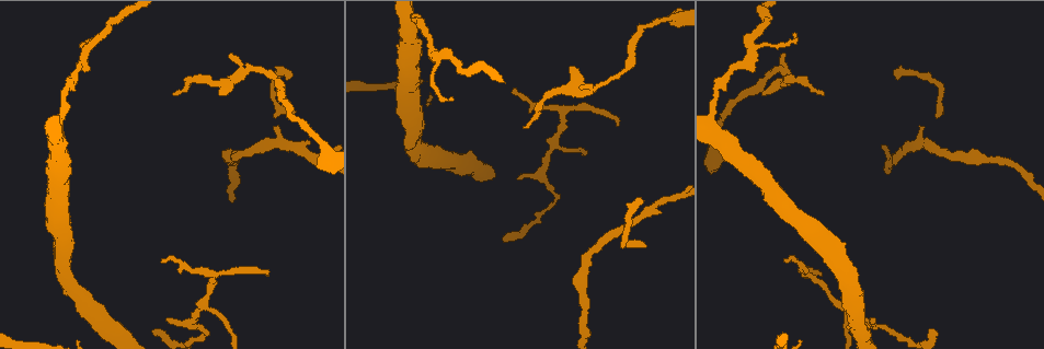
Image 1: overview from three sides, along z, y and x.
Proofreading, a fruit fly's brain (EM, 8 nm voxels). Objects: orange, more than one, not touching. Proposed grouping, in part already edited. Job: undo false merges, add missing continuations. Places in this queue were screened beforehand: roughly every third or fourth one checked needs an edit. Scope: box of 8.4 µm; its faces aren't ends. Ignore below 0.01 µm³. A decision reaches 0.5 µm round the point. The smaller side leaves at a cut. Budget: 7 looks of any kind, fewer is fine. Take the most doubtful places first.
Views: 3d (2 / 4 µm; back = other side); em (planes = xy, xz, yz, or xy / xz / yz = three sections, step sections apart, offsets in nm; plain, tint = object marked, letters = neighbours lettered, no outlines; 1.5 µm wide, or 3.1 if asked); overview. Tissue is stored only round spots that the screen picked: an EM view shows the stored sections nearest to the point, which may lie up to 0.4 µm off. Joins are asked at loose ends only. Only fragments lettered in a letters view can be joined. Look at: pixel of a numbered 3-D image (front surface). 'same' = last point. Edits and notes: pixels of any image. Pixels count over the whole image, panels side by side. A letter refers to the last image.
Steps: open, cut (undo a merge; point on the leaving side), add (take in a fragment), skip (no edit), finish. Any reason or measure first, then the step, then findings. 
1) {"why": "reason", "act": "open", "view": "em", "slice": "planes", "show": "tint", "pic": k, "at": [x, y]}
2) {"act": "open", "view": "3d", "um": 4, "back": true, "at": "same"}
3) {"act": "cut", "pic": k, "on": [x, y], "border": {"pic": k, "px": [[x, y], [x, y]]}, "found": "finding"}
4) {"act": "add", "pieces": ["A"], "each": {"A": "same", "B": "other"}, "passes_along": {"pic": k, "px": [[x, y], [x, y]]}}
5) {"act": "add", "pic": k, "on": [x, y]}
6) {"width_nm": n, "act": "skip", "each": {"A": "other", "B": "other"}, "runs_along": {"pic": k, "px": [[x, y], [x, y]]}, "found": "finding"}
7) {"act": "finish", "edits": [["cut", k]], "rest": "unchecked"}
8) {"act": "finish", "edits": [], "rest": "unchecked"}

{"why": "thin end", "act": "open", "view": "3d", "um": 4, "pic": 1, "at": [821, 273]}

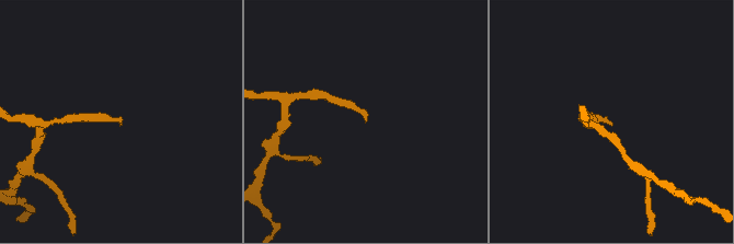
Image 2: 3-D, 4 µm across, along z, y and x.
{"why": "now the EM", "act": "open", "view": "em", "slice": "planes", "show": "letters", "pic": 2, "at": [609, 125]}

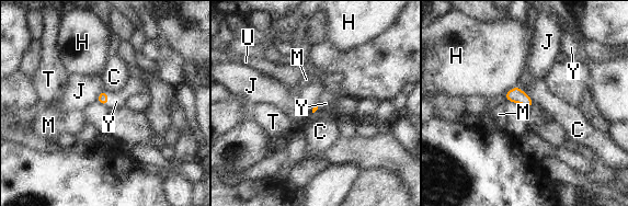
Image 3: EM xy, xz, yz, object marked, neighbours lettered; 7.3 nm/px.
{"act": "add", "pieces": ["Y"], "each": {"C": "other", "H": "other", "J": "other", "M": "other", "T": "other", "U": "other", "Y": "same"}, "found": "it goes on there"}

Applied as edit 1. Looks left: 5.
{"why": "thin end", "act": "open", "view": "em", "slice": "yz", "step": 8, "show": "letters", "pic": 1, "at": [787, 262]}

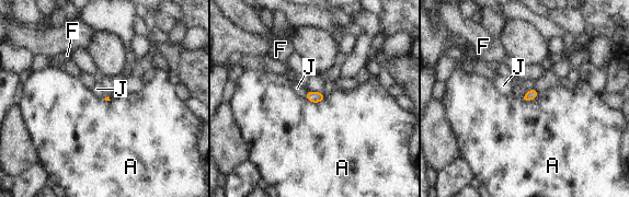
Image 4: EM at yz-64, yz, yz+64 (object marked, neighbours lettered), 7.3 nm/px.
{"act": "skip", "each": {"A": "other", "F": "other", "J": "other"}, "border": {"pic": 4, "px": [[327, 96], [320, 102], [305, 99]]}, "found": "none of them fits"}

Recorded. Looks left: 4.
{"why": "sharp bend", "act": "open", "view": "em", "slice": "planes", "show": "tint", "pic": 1, "at": [942, 88]}

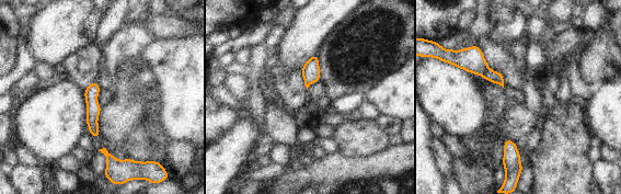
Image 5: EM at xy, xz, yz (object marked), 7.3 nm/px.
{"why": "what lies round it", "act": "open", "view": "em", "slice": "planes", "show": "letters", "at": "same"}

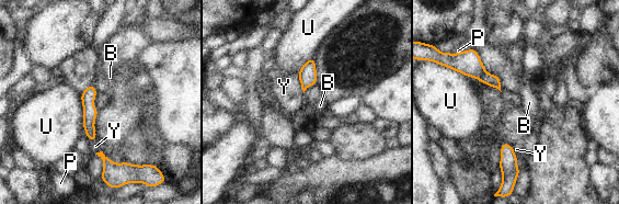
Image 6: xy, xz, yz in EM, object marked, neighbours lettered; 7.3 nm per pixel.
{"width_nm": 110, "act": "skip", "each": {"B": "other", "P": "other", "U": "other", "Y": "other"}, "runs_along": {"pic": 6, "px": [[91, 88], [89, 128], [92, 137]]}, "found": "all the same neuron"}

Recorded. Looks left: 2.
{"act": "finish", "edits": [["add", 3]], "rest": "unchecked"}

